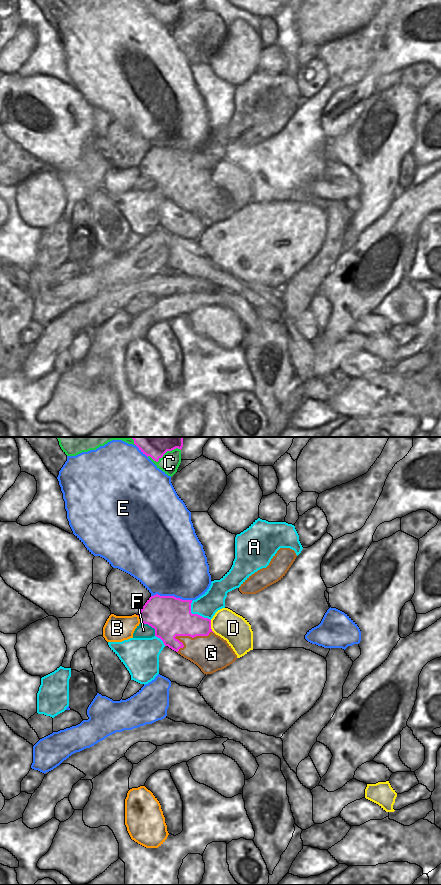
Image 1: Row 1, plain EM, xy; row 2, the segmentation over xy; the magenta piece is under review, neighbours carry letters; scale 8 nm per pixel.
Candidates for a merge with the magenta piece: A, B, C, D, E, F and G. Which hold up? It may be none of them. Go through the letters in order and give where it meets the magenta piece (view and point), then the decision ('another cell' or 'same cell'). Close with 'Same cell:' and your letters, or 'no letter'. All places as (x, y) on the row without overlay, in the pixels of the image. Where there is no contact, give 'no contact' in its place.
A: contact xy (195, 166); another cell
B: contact xy (139, 170); another cell
C: contact xy (163, 6); another cell
D: contact xy (210, 178); another cell
E: contact xy (172, 148); another cell
F: contact xy (151, 178); same cell
G: contact xy (185, 187); another cell
Same cell: F

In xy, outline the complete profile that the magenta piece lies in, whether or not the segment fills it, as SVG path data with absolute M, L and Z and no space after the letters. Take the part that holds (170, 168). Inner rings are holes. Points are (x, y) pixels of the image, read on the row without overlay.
M151 148L139 165L141 175L133 190L160 190L165 198L178 204L184 197L176 188L208 188L211 172L191 165L192 152L174 148Z

